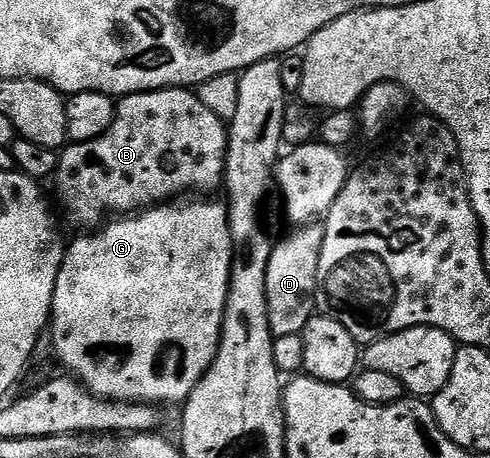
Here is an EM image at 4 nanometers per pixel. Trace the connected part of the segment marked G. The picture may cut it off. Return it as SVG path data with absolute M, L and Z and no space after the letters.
M172 199L130 215L116 216L111 219L115 221L108 220L106 224L94 231L84 232L87 233L84 237L79 237L72 245L68 244L66 246L63 262L57 275L55 290L53 291L49 337L51 333L51 345L55 348L60 363L68 369L64 370L97 397L104 397L107 401L130 401L132 403L146 403L156 407L164 407L163 405L179 407L186 401L187 396L193 391L193 387L197 387L199 380L206 375L215 358L216 351L219 349L223 311L229 293L229 283L231 282L233 246L231 232L227 226L227 206L222 200L187 200L191 199Z

